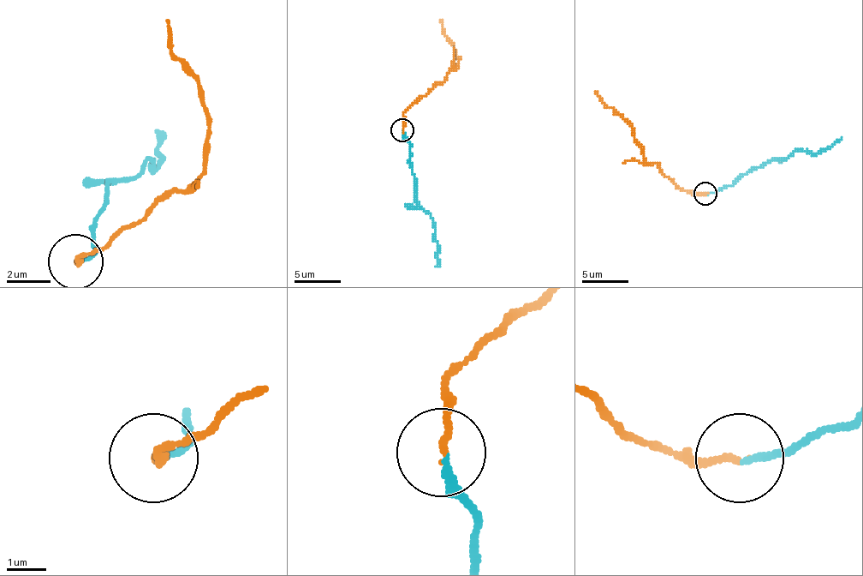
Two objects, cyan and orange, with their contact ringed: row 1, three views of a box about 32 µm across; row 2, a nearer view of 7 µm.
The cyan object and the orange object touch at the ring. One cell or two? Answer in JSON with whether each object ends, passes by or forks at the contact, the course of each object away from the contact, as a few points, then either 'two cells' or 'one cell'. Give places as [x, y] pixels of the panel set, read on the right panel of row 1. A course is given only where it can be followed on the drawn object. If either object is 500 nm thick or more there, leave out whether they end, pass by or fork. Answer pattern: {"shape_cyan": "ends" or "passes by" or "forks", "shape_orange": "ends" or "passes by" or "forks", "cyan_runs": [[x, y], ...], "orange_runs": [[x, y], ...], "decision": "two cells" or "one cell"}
{"shape_cyan": "ends", "shape_orange": "ends", "cyan_runs": [[705, 193], [733, 186], [749, 171], [776, 160], [784, 160], [795, 151], [823, 151], [842, 137]], "orange_runs": [[705, 193], [682, 190], [643, 156], [643, 146], [632, 128], [595, 91]], "decision": "two cells"}

